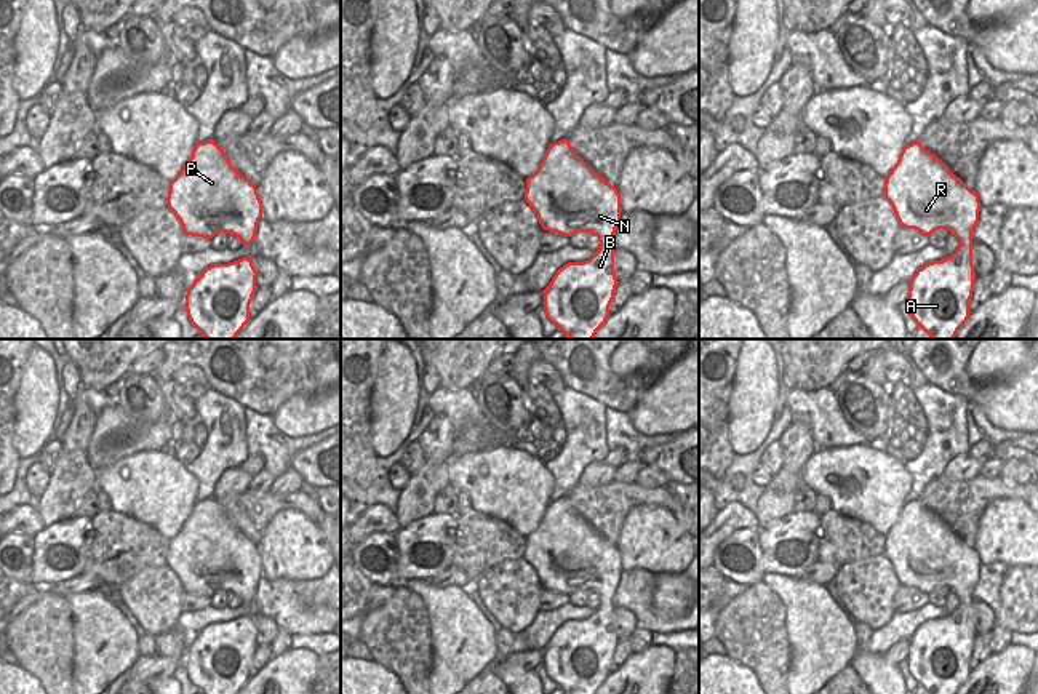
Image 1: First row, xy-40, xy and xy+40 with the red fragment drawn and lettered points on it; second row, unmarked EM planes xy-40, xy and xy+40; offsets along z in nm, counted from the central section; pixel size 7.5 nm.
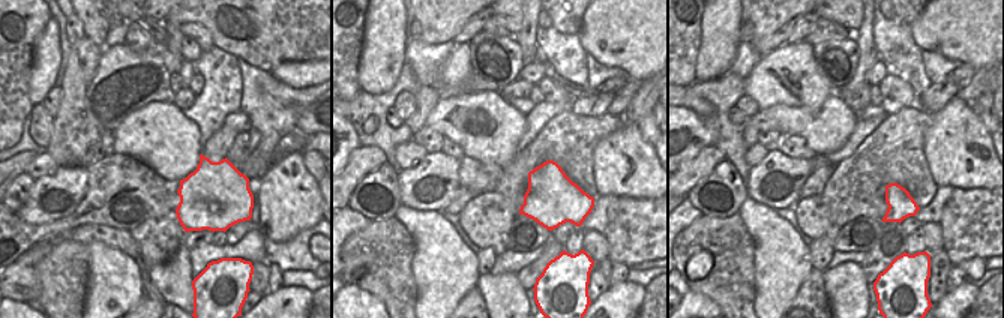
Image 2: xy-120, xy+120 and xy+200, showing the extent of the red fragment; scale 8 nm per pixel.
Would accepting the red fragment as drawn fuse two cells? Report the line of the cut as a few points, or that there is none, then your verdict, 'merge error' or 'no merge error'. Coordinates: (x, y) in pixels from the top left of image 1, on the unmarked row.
cut none; no merge error

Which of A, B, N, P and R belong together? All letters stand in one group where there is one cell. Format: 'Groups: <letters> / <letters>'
Groups: A B N P R.

